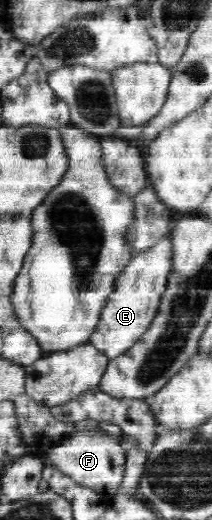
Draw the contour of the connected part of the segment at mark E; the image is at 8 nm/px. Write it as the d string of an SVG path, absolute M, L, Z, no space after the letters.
M168 231L148 250L134 255L130 264L118 276L114 292L101 310L100 322L88 342L110 361L122 356L154 324L159 304L173 272L174 252L170 234L172 231Z

